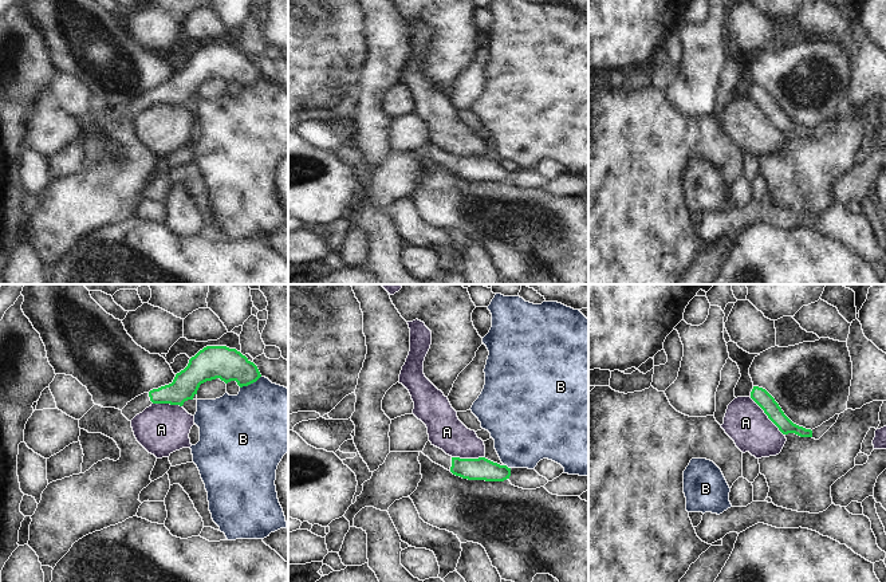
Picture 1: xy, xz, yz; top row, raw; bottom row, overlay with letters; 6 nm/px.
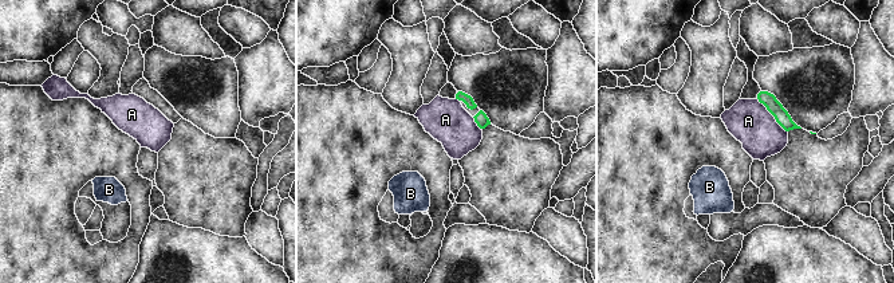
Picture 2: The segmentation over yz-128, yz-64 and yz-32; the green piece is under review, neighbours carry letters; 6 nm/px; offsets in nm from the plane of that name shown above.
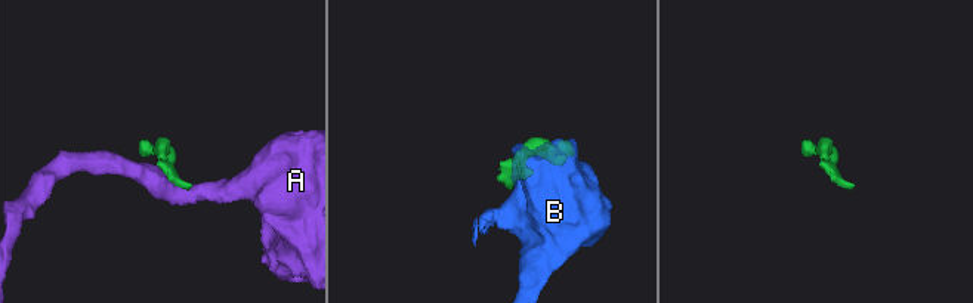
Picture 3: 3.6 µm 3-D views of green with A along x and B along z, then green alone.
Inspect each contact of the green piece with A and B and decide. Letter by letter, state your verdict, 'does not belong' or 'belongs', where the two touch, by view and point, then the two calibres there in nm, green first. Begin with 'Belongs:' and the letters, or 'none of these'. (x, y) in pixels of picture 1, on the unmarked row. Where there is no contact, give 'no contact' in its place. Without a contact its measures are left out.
Belongs: none of these
A: does not belong; meets green in yz at (767, 114); 100 nm thick on the green side, 260 nm on the other
B: does not belong; meets green in xy at (249, 83); 190 nm thick on the green side, 460 nm on the other

